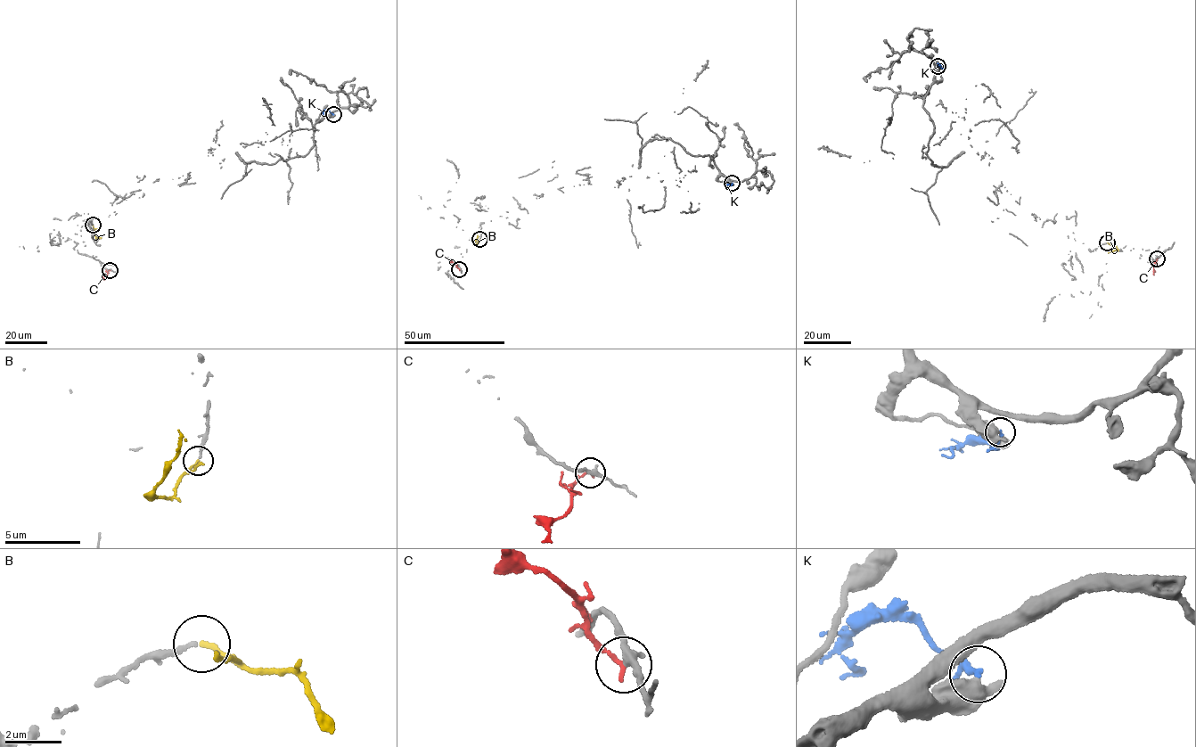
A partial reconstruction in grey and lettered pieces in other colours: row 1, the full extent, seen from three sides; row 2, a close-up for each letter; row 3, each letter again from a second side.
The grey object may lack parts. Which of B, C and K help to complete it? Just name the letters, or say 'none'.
B

